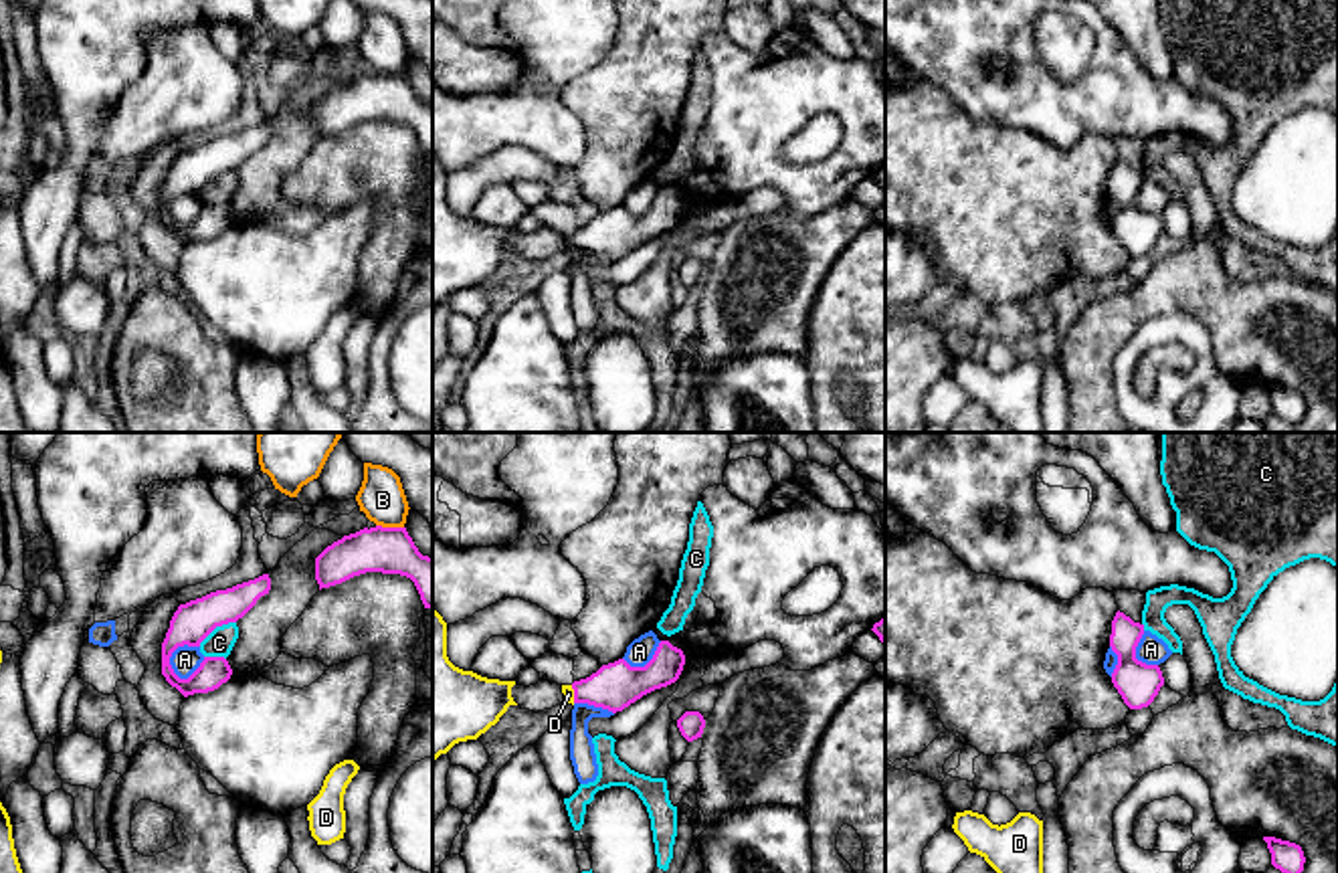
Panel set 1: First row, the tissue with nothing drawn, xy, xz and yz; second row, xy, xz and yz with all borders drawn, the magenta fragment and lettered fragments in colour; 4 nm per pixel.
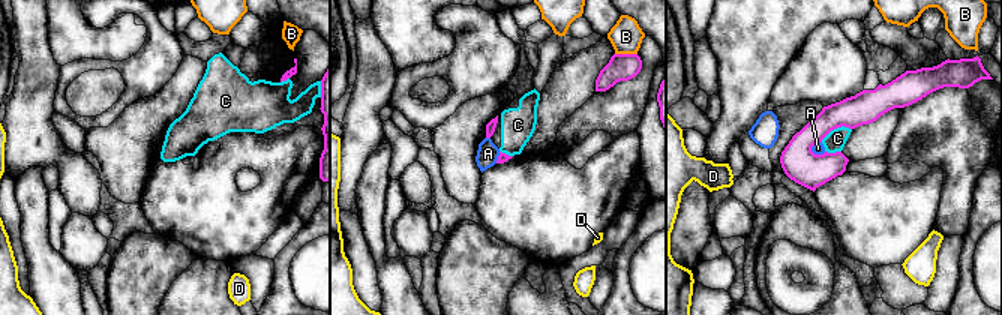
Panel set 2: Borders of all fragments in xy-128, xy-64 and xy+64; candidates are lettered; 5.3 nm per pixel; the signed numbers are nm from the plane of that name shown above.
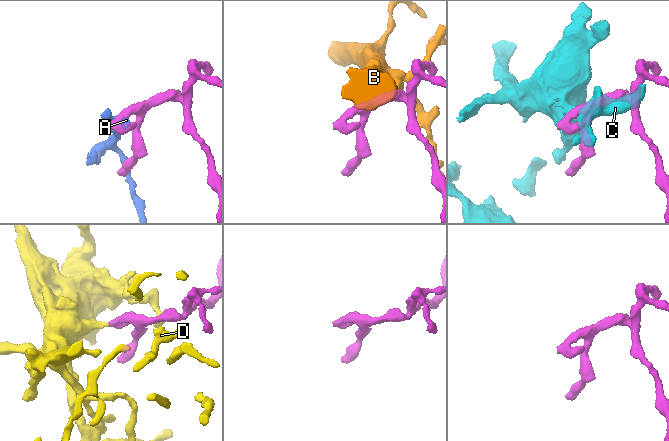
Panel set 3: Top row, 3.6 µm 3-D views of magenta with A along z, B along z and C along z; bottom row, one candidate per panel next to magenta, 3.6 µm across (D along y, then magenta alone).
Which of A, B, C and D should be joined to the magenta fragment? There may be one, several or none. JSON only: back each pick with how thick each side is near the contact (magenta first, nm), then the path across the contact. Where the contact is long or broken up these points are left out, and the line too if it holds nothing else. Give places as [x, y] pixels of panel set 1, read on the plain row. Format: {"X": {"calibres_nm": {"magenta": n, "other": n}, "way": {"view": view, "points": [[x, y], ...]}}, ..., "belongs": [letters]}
{"D": {"calibres_nm": {"magenta": 190, "other": 50}}, "belongs": ["D"]}

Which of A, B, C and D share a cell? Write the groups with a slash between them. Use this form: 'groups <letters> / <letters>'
groups A / B / C / D

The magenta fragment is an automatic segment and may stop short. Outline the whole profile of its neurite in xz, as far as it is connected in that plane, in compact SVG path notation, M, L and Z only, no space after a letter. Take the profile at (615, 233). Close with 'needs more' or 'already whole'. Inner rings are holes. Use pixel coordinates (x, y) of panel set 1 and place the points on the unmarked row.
M661 188L645 214L631 214L625 206L602 212L586 226L562 232L568 251L588 251L623 259L643 242L675 230L683 218L685 202L669 188Z; needs more

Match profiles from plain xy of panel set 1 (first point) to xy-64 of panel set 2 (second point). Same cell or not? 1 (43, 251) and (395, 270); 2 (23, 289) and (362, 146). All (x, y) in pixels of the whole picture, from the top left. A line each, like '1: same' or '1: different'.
1: same
2: same

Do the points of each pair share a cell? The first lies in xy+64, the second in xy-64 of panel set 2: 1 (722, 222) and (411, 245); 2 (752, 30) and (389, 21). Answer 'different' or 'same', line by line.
1: same
2: same

